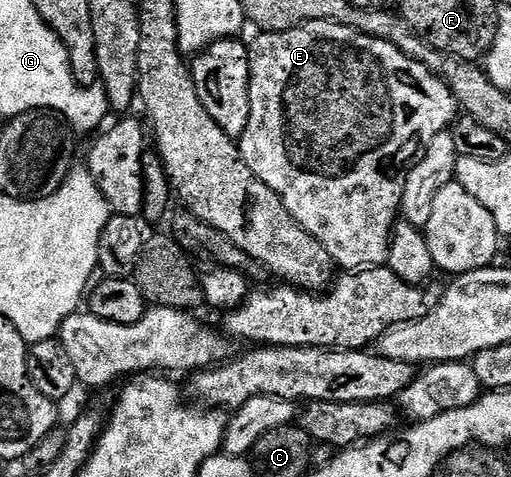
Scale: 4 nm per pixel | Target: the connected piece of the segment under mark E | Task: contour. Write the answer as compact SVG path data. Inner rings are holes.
M331 20L309 22L288 32L263 32L256 38L255 45L253 43L250 45L249 51L251 53L251 85L249 86L251 109L249 122L245 126L243 135L237 140L239 153L245 158L249 170L253 170L253 174L261 178L261 182L265 182L269 190L279 195L291 217L306 232L313 234L313 238L317 238L317 242L321 242L325 250L329 250L331 259L340 269L362 270L386 265L387 256L391 252L391 233L401 216L407 174L423 157L433 138L452 127L457 116L455 95L447 89L447 84L442 78L436 76L421 62L397 50L392 43L334 24Z

